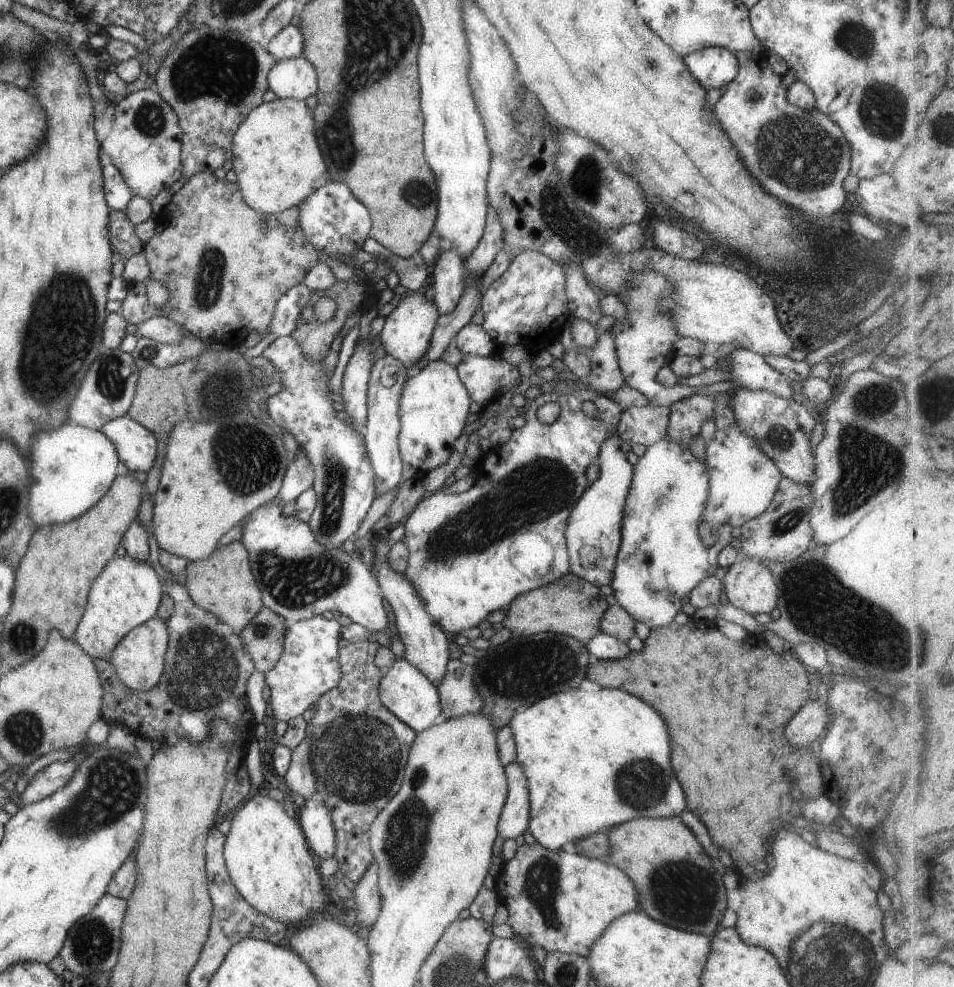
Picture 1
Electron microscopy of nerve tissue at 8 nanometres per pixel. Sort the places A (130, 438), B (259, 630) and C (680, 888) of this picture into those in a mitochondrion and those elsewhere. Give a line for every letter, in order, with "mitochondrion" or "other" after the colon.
A: other
B: mitochondrion
C: mitochondrion

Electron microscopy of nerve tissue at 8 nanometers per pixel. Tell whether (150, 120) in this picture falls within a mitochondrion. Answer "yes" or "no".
yes

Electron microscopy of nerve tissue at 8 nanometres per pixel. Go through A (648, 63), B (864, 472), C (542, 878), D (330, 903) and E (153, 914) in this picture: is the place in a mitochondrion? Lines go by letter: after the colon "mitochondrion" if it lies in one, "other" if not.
A: mitochondrion
B: mitochondrion
C: mitochondrion
D: other
E: other

